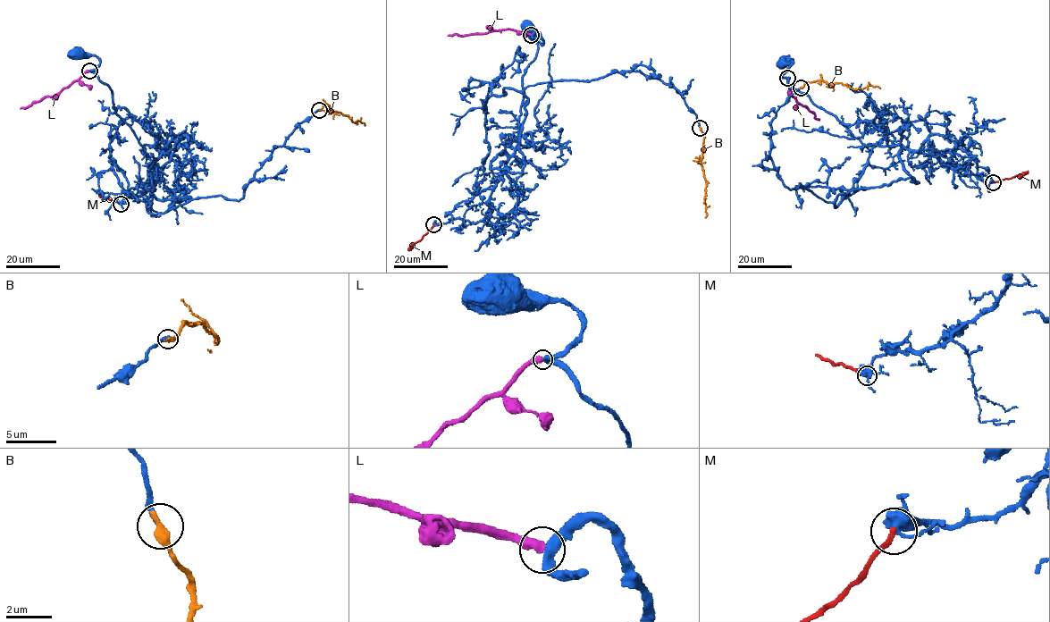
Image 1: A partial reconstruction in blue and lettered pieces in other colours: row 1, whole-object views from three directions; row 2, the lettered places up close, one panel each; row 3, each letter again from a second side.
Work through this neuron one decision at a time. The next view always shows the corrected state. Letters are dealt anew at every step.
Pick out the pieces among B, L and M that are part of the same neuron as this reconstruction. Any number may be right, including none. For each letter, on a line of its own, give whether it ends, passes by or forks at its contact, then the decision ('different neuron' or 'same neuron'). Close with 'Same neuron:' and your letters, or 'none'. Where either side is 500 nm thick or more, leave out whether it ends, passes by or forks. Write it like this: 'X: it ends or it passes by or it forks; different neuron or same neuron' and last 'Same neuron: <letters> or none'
B: it ends; different neuron
L: it ends; different neuron
M: it ends; different neuron
Same neuron: none

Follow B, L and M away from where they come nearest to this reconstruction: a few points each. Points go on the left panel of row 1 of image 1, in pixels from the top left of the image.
B: (319, 110), (323, 105), (330, 106), (331, 111), (365, 126)
L: (89, 71), (52, 96), (43, 96), (20, 108)
M: (121, 204), (103, 198), (99, 194)

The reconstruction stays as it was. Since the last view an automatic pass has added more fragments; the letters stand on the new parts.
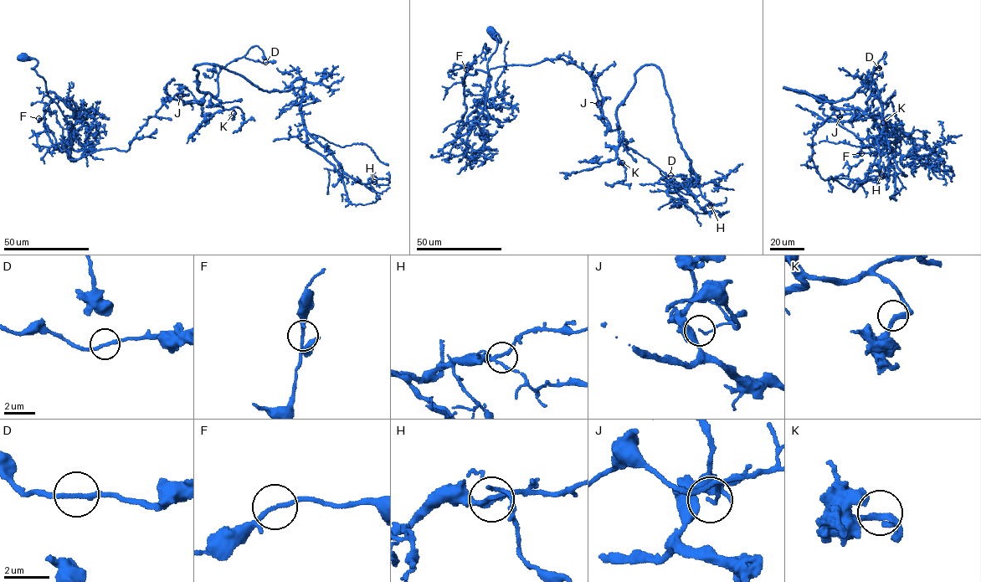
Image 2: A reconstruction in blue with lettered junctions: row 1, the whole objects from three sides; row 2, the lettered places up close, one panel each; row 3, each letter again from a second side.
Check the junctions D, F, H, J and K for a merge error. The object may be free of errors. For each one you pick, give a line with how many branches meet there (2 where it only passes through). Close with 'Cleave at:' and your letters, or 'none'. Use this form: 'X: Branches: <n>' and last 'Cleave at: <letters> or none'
J: Branches: 2
Cleave at: J

